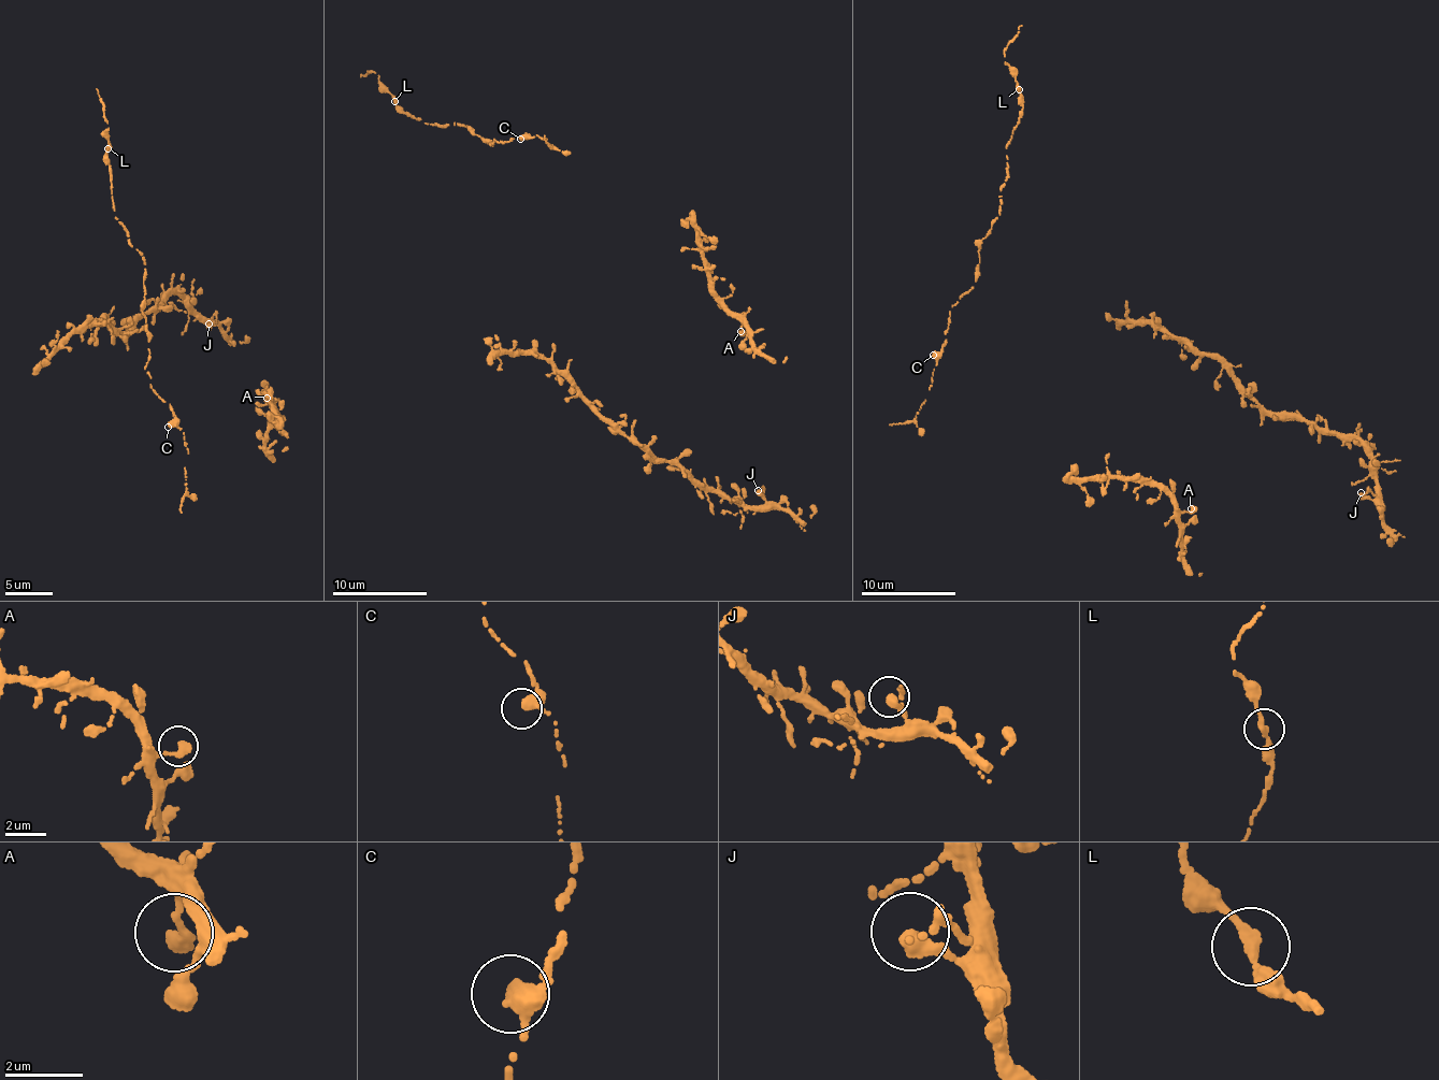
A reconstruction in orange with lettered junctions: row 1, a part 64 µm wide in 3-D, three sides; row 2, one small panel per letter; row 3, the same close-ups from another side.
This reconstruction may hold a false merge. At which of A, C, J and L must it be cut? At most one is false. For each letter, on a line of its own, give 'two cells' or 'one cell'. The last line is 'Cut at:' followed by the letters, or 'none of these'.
A: one cell
C: one cell
J: one cell
L: one cell
Cut at: none of these

